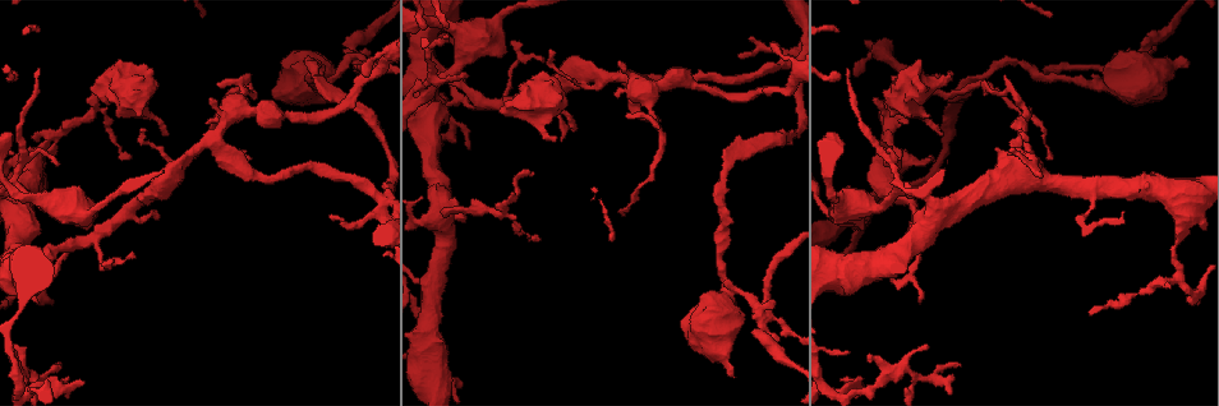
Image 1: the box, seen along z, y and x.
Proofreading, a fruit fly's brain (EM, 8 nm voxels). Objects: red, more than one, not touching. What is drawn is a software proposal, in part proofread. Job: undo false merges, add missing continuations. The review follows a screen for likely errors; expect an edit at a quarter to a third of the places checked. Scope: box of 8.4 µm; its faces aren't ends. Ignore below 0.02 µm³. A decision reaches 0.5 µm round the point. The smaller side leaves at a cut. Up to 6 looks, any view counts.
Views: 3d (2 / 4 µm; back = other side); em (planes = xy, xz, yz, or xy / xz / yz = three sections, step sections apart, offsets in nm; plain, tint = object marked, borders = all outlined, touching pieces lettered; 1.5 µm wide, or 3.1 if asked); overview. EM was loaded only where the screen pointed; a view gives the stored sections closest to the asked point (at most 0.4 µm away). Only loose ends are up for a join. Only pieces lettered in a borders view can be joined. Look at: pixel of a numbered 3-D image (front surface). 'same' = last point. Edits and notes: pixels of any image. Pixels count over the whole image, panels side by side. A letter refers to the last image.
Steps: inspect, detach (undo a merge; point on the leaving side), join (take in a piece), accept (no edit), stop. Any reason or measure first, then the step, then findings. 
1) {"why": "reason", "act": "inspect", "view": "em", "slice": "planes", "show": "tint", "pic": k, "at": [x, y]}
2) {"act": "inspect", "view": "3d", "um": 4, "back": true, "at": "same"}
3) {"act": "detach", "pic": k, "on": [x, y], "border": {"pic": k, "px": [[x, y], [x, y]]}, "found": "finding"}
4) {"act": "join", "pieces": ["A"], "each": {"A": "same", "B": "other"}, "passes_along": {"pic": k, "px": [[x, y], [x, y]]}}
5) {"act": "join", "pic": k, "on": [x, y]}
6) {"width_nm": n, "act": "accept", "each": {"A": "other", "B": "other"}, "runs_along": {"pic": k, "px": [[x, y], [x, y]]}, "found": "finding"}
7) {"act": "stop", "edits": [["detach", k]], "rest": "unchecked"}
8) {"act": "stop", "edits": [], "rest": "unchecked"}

{"why": "an open end", "act": "inspect", "view": "3d", "um": 2, "pic": 1, "at": [209, 126]}

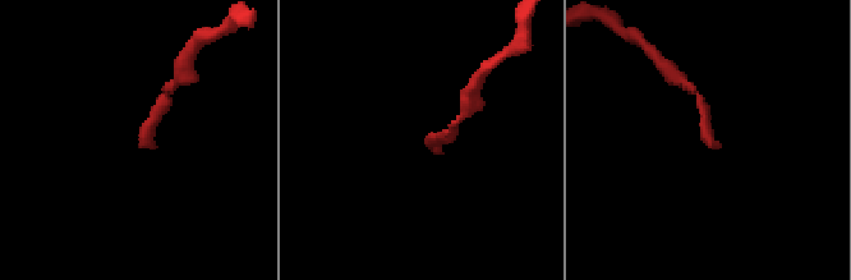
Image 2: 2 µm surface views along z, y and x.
{"why": "shape alone is not enough", "act": "inspect", "view": "em", "slice": "planes", "show": "borders", "pic": 2, "at": [708, 144]}

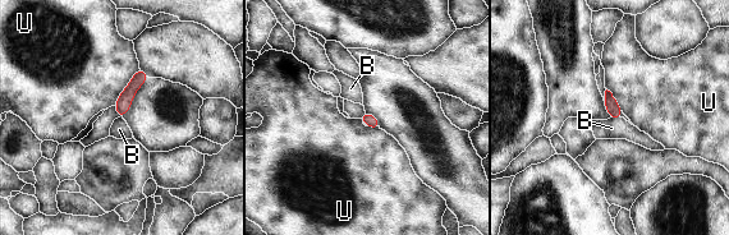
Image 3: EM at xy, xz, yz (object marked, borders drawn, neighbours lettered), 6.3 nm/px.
{"act": "join", "pieces": ["B"], "each": {"B": "same", "U": "other"}, "passes_along": {"pic": 3, "px": [[611, 106], [617, 118], [611, 128]]}, "found": "it goes on there"}

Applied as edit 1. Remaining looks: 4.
{"why": "see it whole again", "act": "inspect", "view": "overview"}

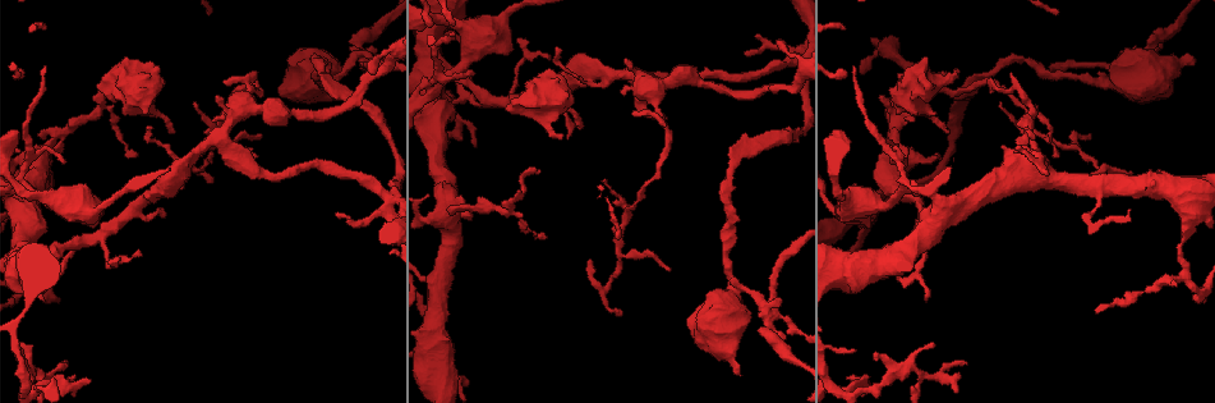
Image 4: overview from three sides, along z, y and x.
{"why": "abrupt turn", "act": "inspect", "view": "em", "slice": "planes", "show": "borders", "pic": 4, "at": [732, 290]}

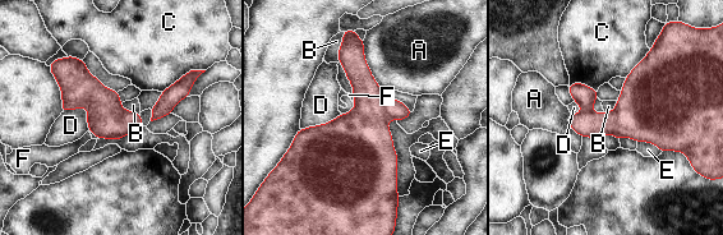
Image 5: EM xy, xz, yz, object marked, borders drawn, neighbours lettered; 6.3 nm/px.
{"act": "detach", "pic": 5, "on": [362, 137], "each": {"A": "other", "B": "other", "C": "other", "D": "other", "E": "other", "F": "other"}, "found": "two neurons meet here"}

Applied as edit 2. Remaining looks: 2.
{"act": "stop", "edits": [["join", 3], ["detach", 5]], "rest": "unchecked"}

